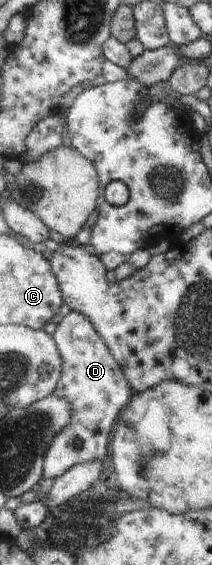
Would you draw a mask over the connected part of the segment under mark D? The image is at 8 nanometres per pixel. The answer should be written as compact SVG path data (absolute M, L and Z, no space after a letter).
M70 311L57 325L52 337L63 357L63 374L53 395L71 404L73 418L67 428L53 439L47 451L43 467L47 483L61 478L75 465L102 462L108 457L110 433L114 432L118 409L126 409L134 391L103 335L84 314Z

